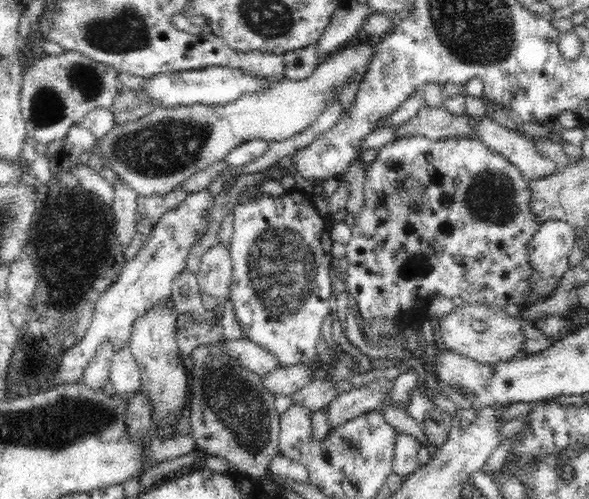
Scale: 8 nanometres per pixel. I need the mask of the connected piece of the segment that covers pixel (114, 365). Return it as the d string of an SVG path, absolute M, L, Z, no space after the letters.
M129 348L116 352L110 366L110 379L116 392L121 396L132 396L141 388L141 374L137 361L132 357Z

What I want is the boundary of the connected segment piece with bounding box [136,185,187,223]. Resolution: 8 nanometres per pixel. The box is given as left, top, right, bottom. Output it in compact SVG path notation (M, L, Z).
M181 185L162 196L138 195L136 199L138 213L144 215L148 223L157 223L166 212L178 208L186 195L186 190Z

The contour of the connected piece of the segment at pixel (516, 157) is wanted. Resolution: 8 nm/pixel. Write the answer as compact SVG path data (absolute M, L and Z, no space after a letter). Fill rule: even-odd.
M490 117L472 118L476 136L488 149L498 152L522 173L527 180L540 180L560 170L560 166L549 158L544 158L536 149L534 141L508 129Z

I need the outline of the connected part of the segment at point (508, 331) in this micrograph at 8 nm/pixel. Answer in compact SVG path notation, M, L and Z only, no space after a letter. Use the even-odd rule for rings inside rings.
M462 303L455 306L448 316L438 320L437 340L452 353L460 354L482 365L496 365L524 355L522 320L510 316L500 308L488 305Z

